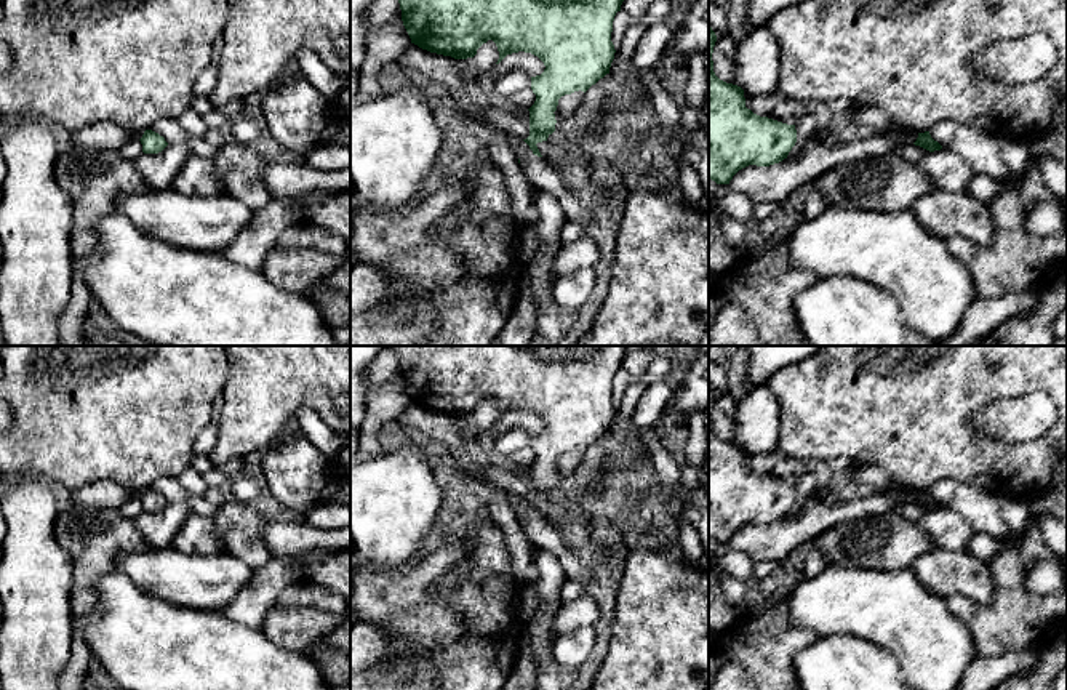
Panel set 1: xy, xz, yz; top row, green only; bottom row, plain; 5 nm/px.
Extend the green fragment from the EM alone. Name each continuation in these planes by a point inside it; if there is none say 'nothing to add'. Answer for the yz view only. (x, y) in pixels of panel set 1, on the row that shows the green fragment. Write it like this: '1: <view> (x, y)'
nothing to add

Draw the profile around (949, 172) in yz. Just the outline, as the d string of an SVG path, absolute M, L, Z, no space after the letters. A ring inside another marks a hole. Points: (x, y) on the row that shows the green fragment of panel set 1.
M934 150L915 163L921 168L936 189L947 192L968 192L974 168L953 150Z

